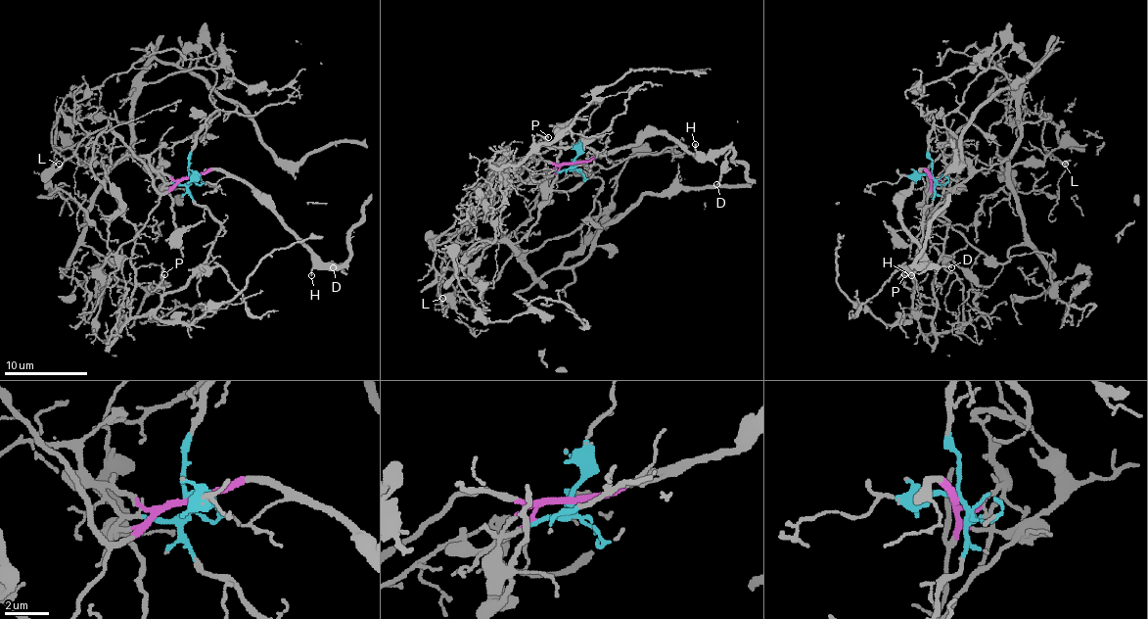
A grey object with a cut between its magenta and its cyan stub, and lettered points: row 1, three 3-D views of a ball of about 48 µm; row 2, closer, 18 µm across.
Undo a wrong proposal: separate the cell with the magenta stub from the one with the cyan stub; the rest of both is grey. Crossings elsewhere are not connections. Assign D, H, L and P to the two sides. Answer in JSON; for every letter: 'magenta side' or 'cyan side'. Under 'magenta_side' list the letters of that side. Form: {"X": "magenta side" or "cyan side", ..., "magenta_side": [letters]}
{"D": "magenta side", "H": "magenta side", "L": "cyan side", "P": "cyan side", "magenta_side": ["D", "H"]}

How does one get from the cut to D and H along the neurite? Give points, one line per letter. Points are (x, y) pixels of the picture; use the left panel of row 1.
D: (190, 176), (214, 170), (235, 174), (309, 251), (341, 271), (337, 265), (332, 267)
H: (190, 176), (225, 170), (244, 180), (313, 256), (311, 276)

